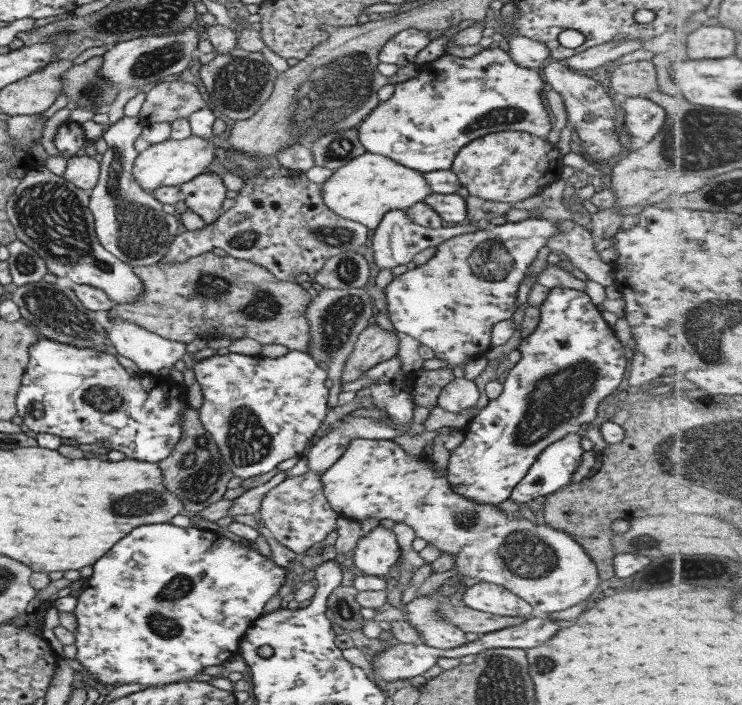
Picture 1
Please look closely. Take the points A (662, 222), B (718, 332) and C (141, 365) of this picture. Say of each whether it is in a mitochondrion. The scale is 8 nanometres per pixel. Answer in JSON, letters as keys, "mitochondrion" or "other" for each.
{"A":"other","B":"mitochondrion","C":"other"}

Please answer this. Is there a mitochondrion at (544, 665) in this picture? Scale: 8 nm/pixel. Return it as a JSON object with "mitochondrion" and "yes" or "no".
{"mitochondrion":"yes"}

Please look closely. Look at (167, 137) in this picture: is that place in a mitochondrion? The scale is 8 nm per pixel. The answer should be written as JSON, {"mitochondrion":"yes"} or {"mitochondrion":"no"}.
{"mitochondrion":"no"}

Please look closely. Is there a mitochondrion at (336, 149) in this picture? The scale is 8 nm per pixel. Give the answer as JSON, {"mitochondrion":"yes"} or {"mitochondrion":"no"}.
{"mitochondrion":"yes"}

